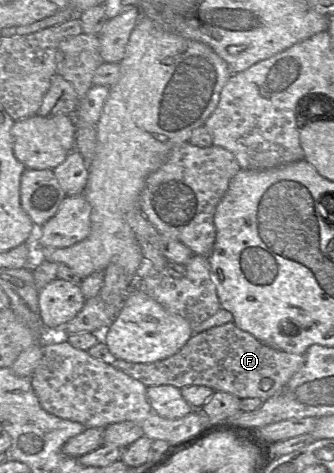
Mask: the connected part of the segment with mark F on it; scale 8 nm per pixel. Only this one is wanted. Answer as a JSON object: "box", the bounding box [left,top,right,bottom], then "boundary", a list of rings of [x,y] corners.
{"box":[112,322,305,401],"boundary":[[[234,322],[193,334],[173,356],[154,363],[132,363],[117,359],[112,365],[146,387],[172,385],[182,388],[203,385],[214,391],[228,392],[240,399],[260,398],[265,401],[275,395],[298,372],[305,362],[301,354],[271,348],[239,329]]]}

